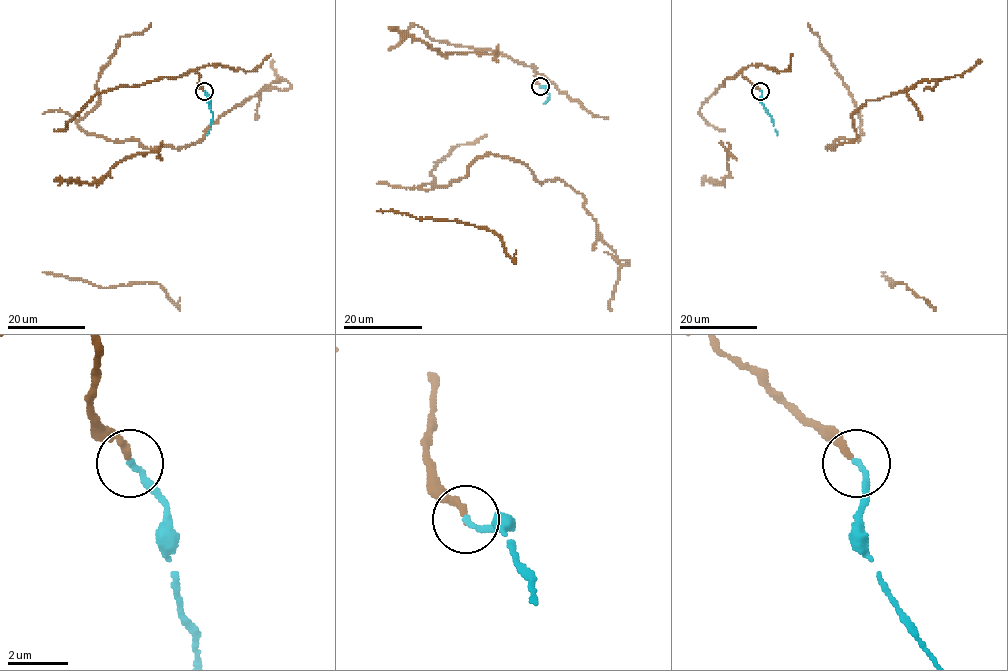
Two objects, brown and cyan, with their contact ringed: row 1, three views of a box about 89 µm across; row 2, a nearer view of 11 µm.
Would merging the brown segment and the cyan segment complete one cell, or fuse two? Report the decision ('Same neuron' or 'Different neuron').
Same neuron

